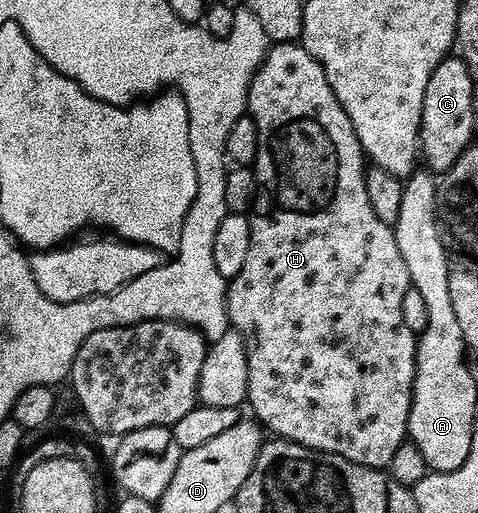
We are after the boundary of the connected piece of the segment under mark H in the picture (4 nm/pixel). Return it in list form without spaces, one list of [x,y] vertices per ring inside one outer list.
[[[276,42],[268,48],[267,54],[263,58],[259,69],[256,71],[254,79],[251,81],[249,91],[247,92],[247,113],[253,119],[253,123],[257,123],[257,159],[253,166],[257,188],[255,191],[255,199],[252,201],[249,210],[249,216],[251,218],[249,251],[247,252],[245,263],[242,265],[241,271],[237,271],[237,275],[230,278],[227,287],[227,320],[230,328],[236,329],[241,334],[249,335],[246,338],[247,362],[249,363],[249,387],[247,388],[246,404],[248,406],[251,405],[252,411],[256,413],[252,414],[257,418],[260,426],[267,431],[272,429],[272,431],[275,432],[272,434],[274,434],[276,438],[284,441],[292,441],[293,443],[304,445],[310,449],[316,449],[317,451],[341,455],[353,463],[361,463],[365,467],[386,470],[388,466],[390,466],[397,447],[401,447],[404,441],[408,440],[407,420],[409,419],[409,407],[411,406],[411,388],[413,387],[413,379],[415,378],[415,343],[417,335],[413,331],[409,331],[409,327],[405,327],[405,318],[401,316],[401,299],[405,299],[405,291],[411,288],[411,280],[409,279],[409,271],[405,271],[405,259],[401,259],[401,251],[397,247],[394,228],[385,223],[381,223],[381,219],[377,219],[377,215],[373,212],[373,207],[369,207],[369,195],[365,195],[365,154],[363,148],[357,139],[357,135],[353,131],[353,123],[349,123],[349,115],[345,115],[345,111],[341,107],[337,95],[333,95],[333,87],[329,87],[329,79],[325,77],[322,62],[309,55],[307,49],[304,48],[302,44],[296,42]]]

